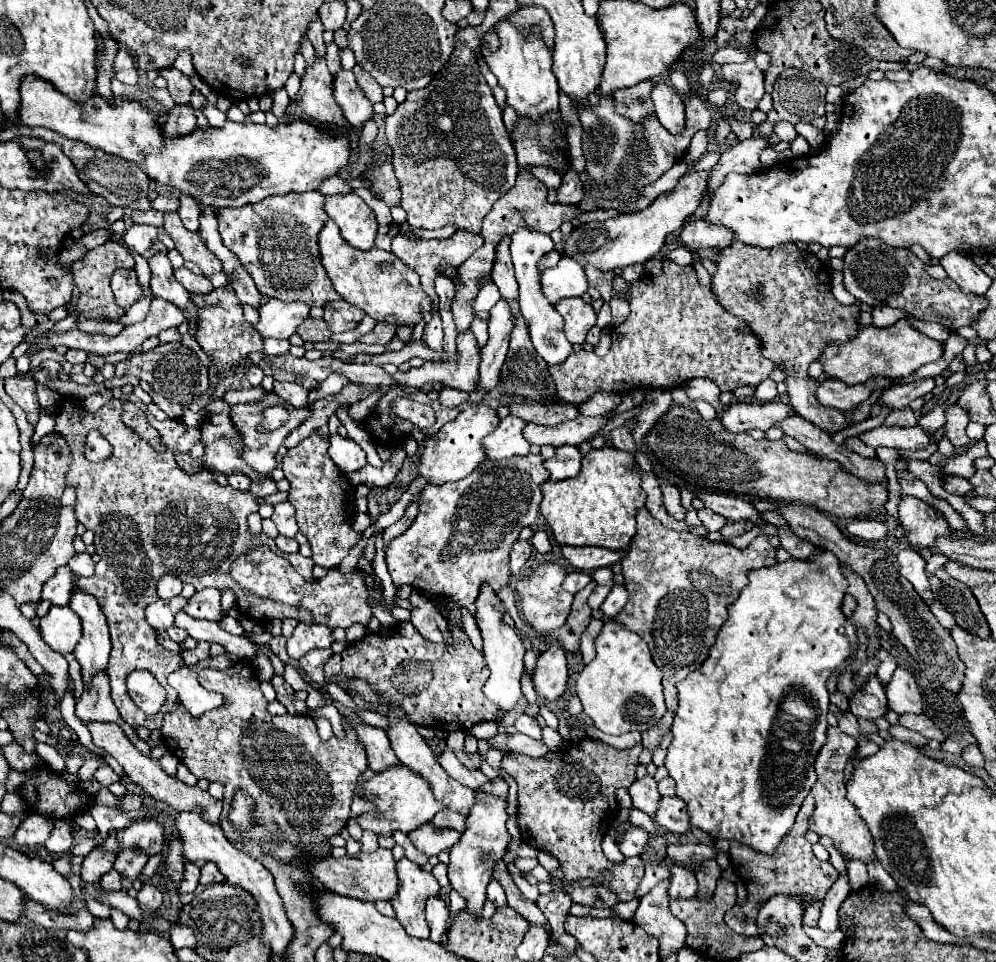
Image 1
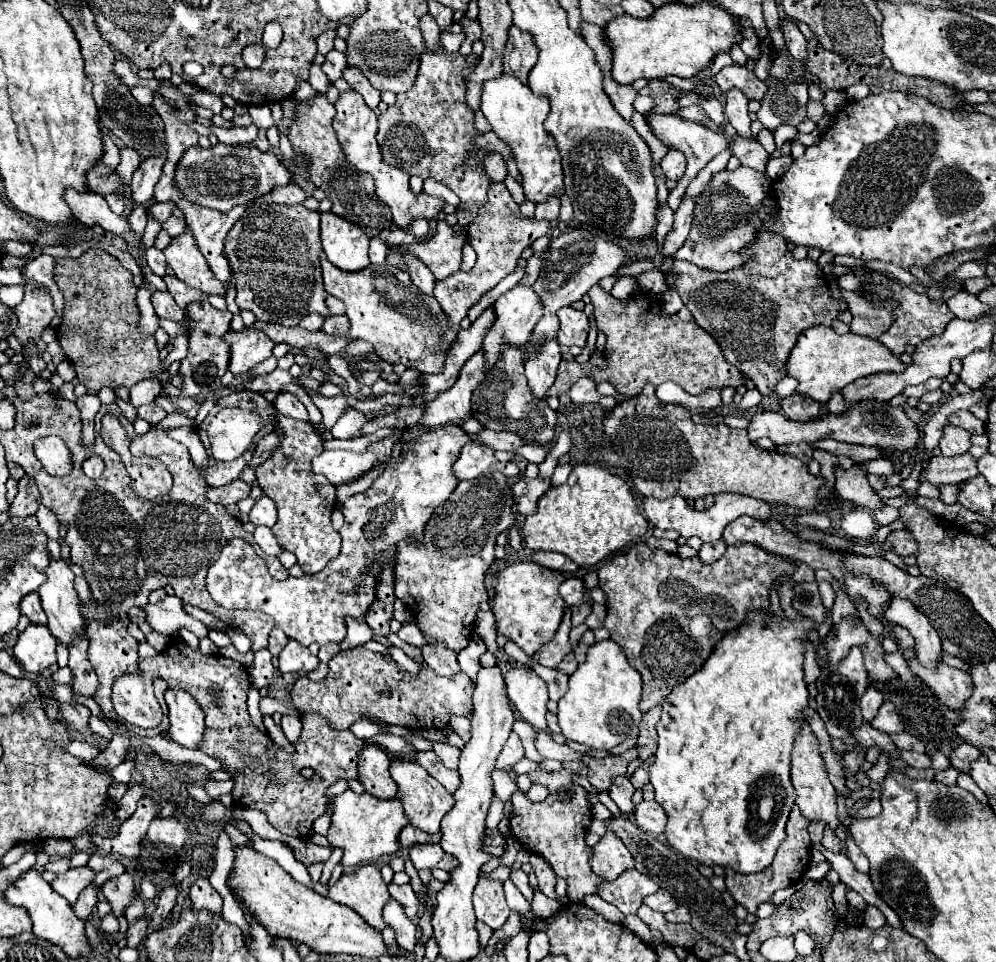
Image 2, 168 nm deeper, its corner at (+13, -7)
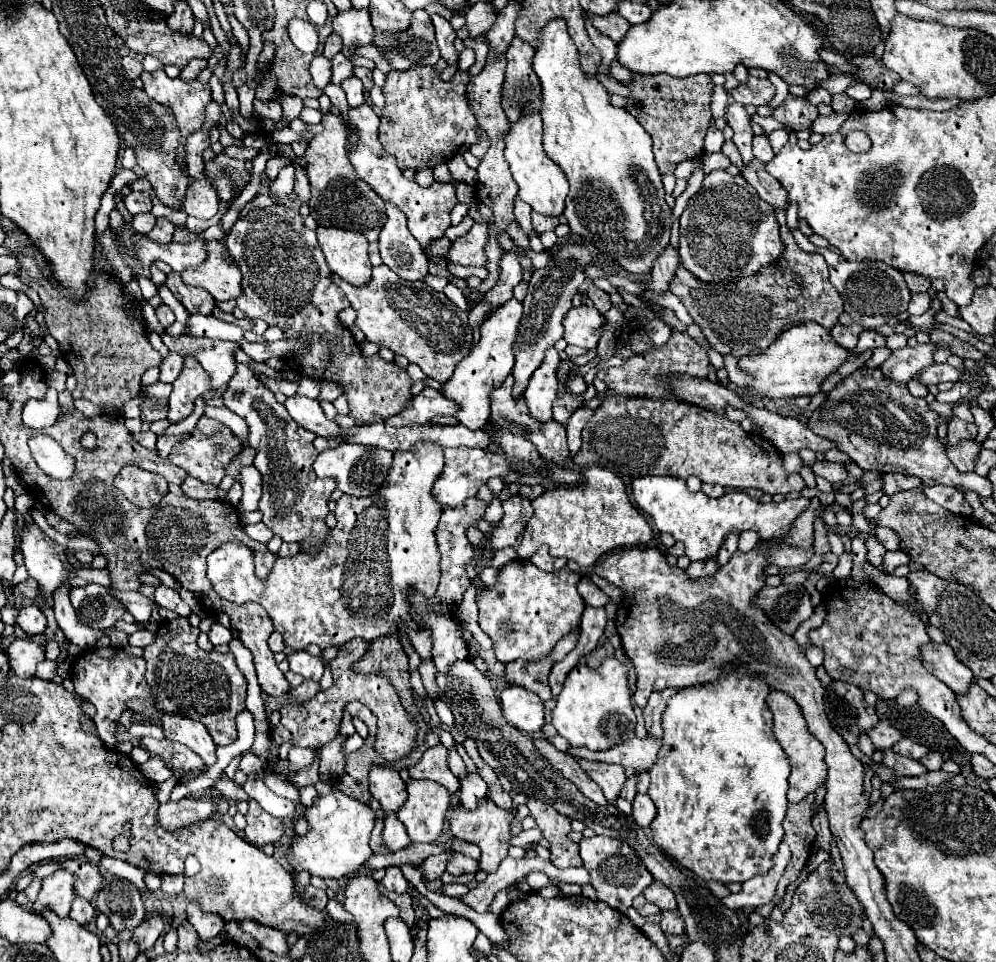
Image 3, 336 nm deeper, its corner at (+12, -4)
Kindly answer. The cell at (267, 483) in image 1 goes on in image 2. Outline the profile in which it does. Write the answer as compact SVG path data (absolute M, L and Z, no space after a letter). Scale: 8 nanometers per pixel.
M235 480L233 484L227 484L227 486L221 486L221 488L209 488L207 492L207 498L217 502L217 504L237 504L239 500L247 498L251 494L251 484L243 482L243 480Z

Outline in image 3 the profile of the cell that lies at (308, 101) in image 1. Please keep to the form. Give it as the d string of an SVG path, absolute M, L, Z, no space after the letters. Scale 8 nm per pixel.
M326 113L322 117L324 131L318 133L306 151L306 175L310 179L312 187L312 199L310 199L310 215L316 219L318 227L342 227L352 229L372 243L378 239L382 225L386 223L386 211L384 201L362 181L356 177L354 167L350 165L348 153L346 153L346 125L344 119L332 113Z

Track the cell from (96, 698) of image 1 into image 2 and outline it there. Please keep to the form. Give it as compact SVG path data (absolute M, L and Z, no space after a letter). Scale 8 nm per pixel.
M87 636L73 640L69 648L69 668L73 672L73 692L93 696L93 692L97 692L97 676L87 660Z

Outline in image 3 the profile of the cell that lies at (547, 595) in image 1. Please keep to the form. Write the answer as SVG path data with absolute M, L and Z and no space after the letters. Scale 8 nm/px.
M516 559L516 561L506 563L498 571L496 585L486 585L476 595L476 603L478 603L478 611L480 611L478 625L492 639L496 659L500 663L510 663L510 661L516 661L516 659L540 661L554 649L554 645L564 635L574 633L574 631L580 633L580 617L582 617L582 611L584 611L586 603L576 589L578 581L580 581L580 575L570 571L568 567L564 567L560 571L554 571L554 573L548 573L548 571L538 569L536 565L532 565L526 559Z

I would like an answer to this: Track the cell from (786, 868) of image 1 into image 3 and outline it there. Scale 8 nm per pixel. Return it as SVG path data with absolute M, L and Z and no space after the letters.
M814 795L806 797L806 801L800 803L788 803L788 813L784 819L784 841L792 849L792 859L778 883L778 895L774 897L774 901L770 905L762 905L756 909L764 917L772 913L772 909L776 907L776 899L782 899L786 895L786 887L796 881L796 877L800 875L800 871L804 869L806 861L812 855L812 845L816 837L816 831L810 825L812 803L814 803Z

